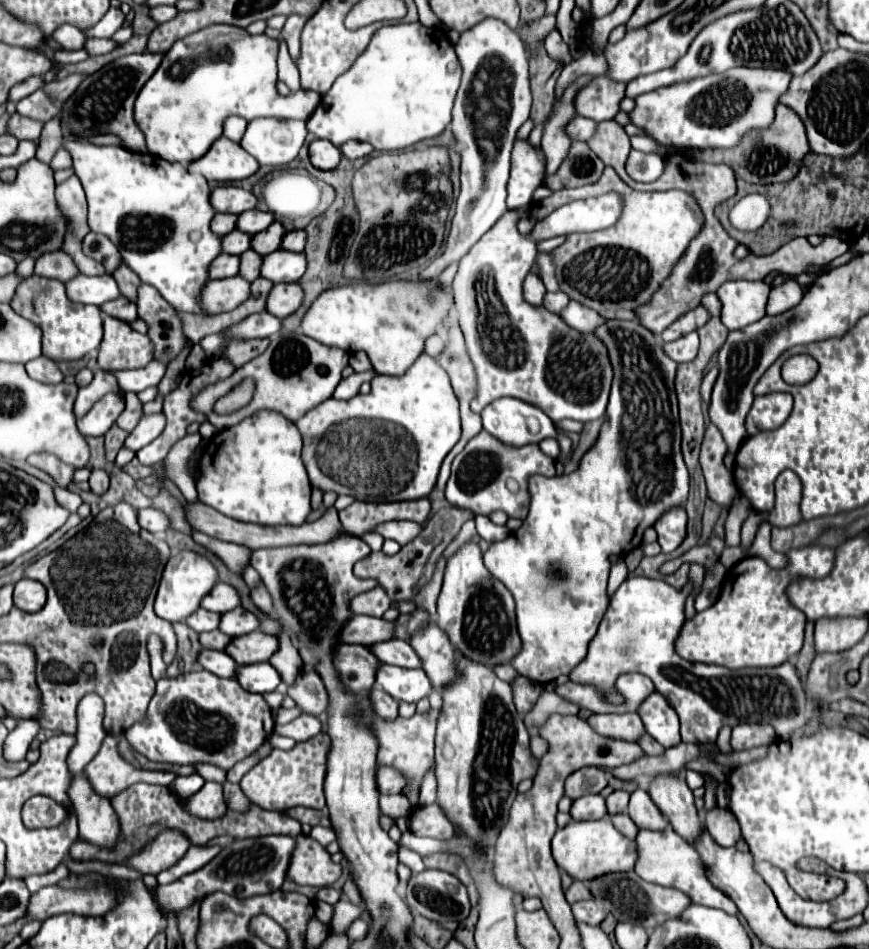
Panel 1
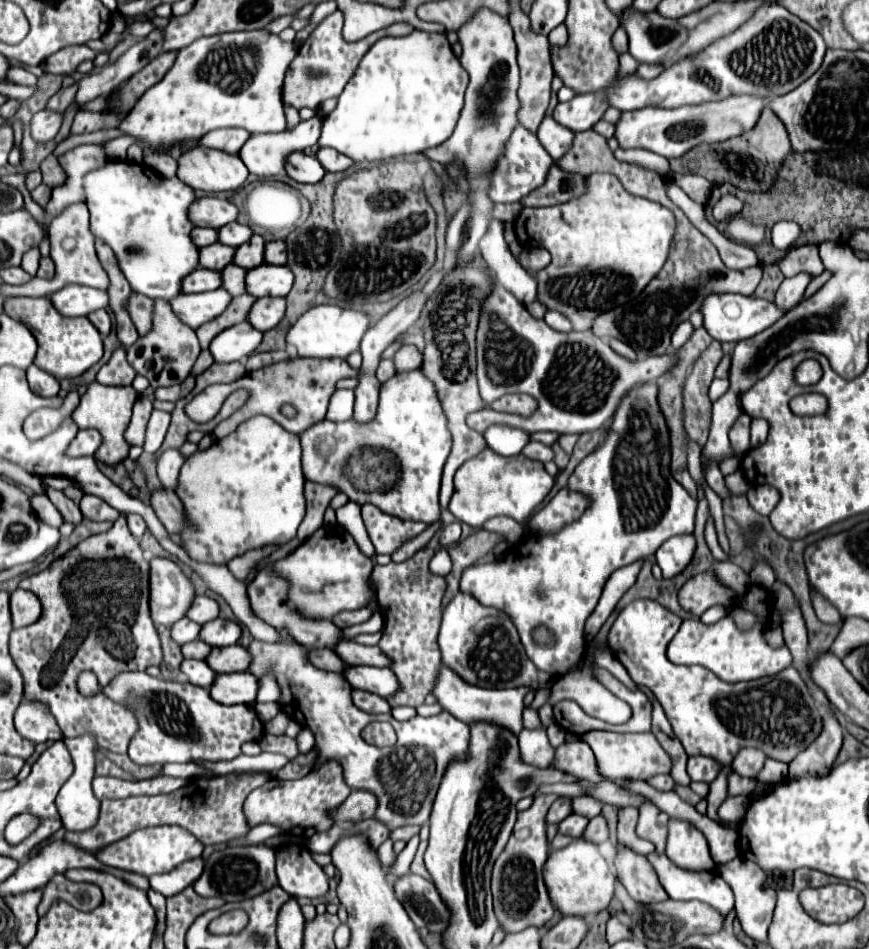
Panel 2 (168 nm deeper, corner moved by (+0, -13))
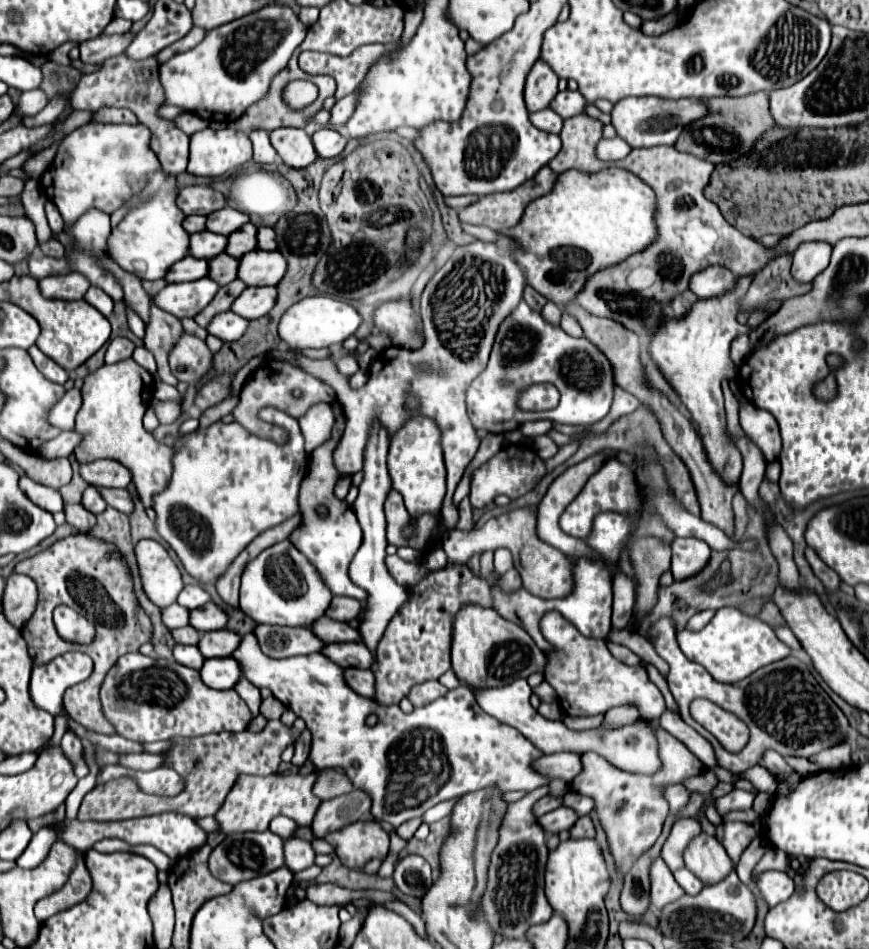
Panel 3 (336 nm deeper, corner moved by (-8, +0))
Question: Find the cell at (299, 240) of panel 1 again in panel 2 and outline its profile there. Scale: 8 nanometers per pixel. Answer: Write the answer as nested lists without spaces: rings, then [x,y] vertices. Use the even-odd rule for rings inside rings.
[[[282,240],[266,242],[264,262],[268,262],[268,264],[284,264],[286,262],[286,244]]]

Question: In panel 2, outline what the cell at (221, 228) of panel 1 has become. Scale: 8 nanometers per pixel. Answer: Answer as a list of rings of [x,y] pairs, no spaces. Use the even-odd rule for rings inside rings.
[[[192,228],[190,236],[192,236],[192,242],[194,242],[198,248],[202,248],[202,246],[214,244],[218,234],[216,234],[214,228]]]

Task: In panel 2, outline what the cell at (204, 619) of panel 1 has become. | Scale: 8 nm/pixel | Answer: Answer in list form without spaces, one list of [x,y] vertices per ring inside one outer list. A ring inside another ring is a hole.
[[[186,618],[174,622],[172,628],[170,628],[170,636],[172,636],[174,642],[178,642],[180,646],[186,644],[186,642],[190,642],[190,640],[196,640],[196,638],[198,638],[198,632],[200,632],[200,626],[194,624],[192,620],[186,620]]]

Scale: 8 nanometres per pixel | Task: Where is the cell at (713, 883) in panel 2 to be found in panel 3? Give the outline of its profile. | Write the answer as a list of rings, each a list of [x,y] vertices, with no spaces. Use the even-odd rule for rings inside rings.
[[[682,867],[682,869],[676,869],[674,871],[674,879],[678,881],[678,885],[688,893],[688,895],[696,895],[696,893],[700,893],[702,891],[702,881],[692,873],[692,871],[688,871],[686,867]]]

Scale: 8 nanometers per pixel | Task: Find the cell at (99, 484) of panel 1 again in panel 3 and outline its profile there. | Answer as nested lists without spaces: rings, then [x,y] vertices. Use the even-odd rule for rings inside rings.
[[[92,485],[84,491],[82,505],[84,505],[88,511],[92,511],[94,515],[96,515],[96,513],[102,513],[102,511],[106,509],[106,501],[102,499],[102,495],[98,495],[98,489],[92,487]]]

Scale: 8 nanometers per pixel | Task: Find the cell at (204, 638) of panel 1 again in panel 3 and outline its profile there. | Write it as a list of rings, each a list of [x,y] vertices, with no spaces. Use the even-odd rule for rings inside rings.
[[[182,627],[182,629],[174,629],[174,639],[176,643],[182,643],[182,645],[196,645],[198,639],[200,639],[200,631],[194,629],[194,627]]]

